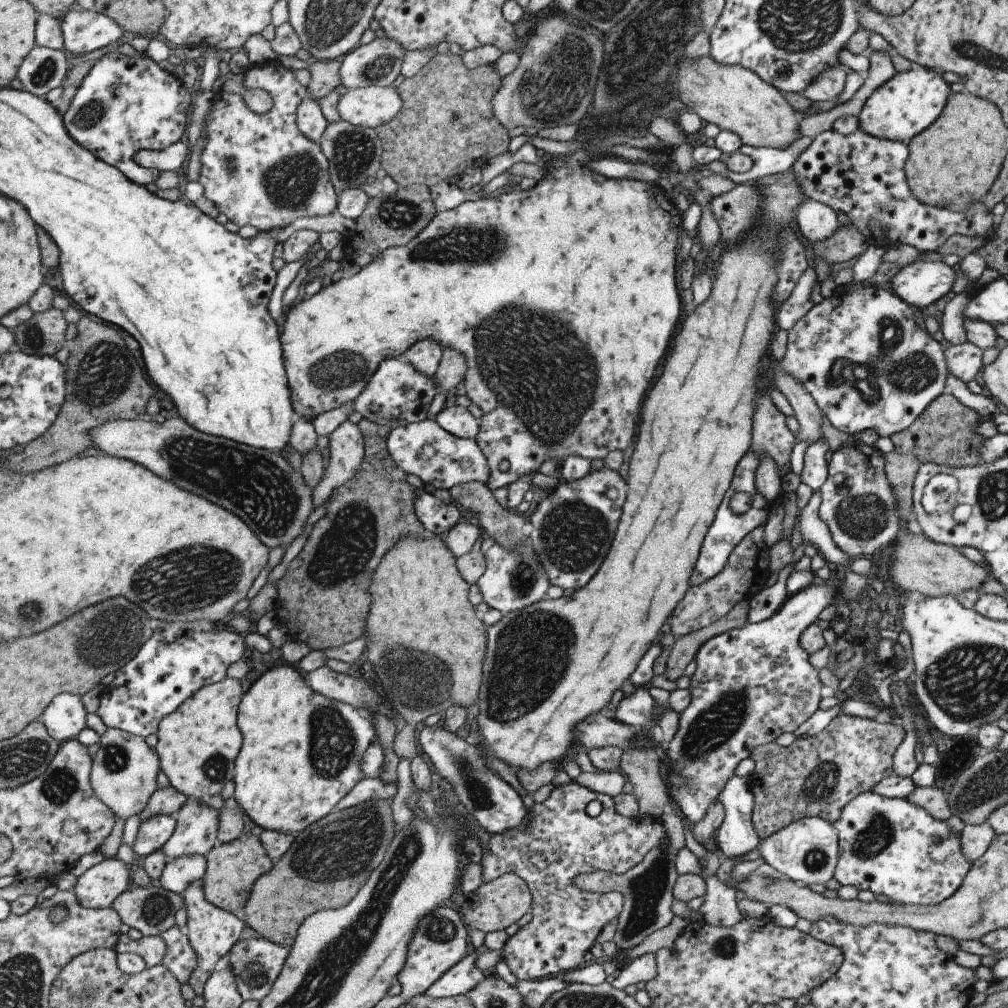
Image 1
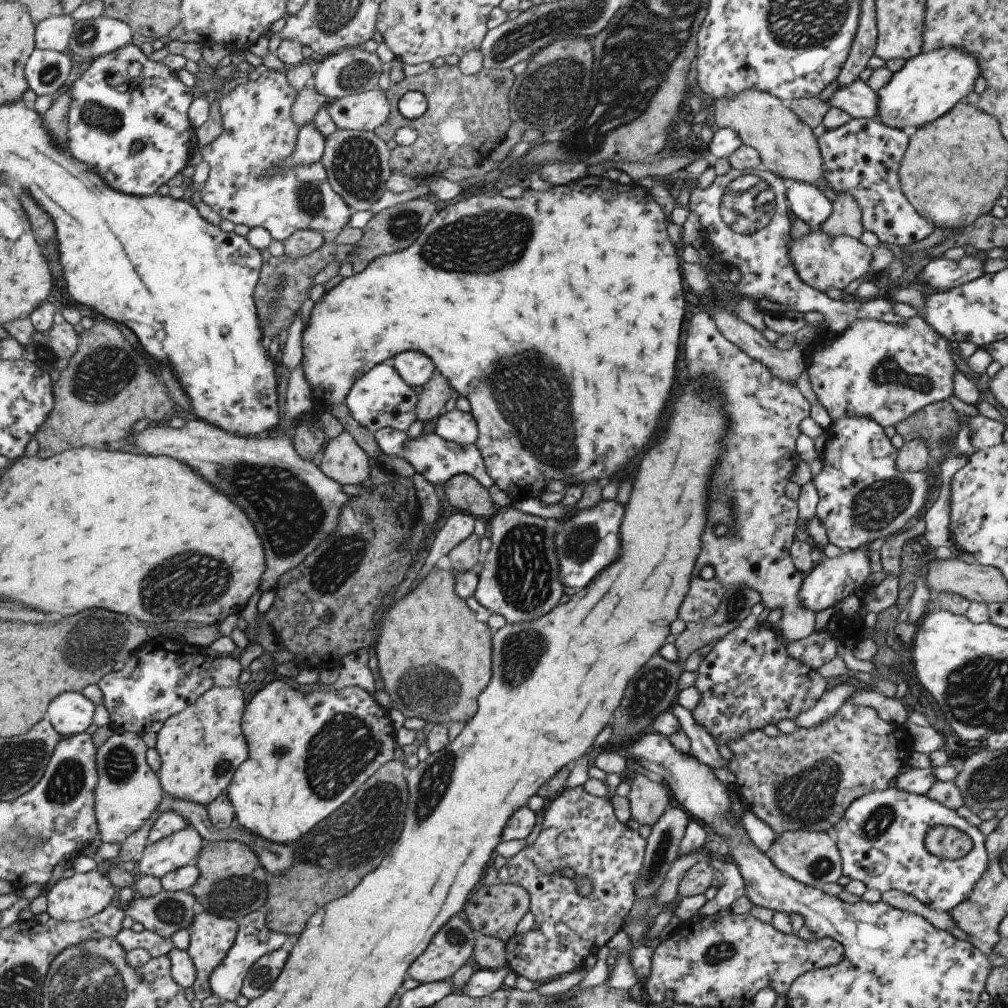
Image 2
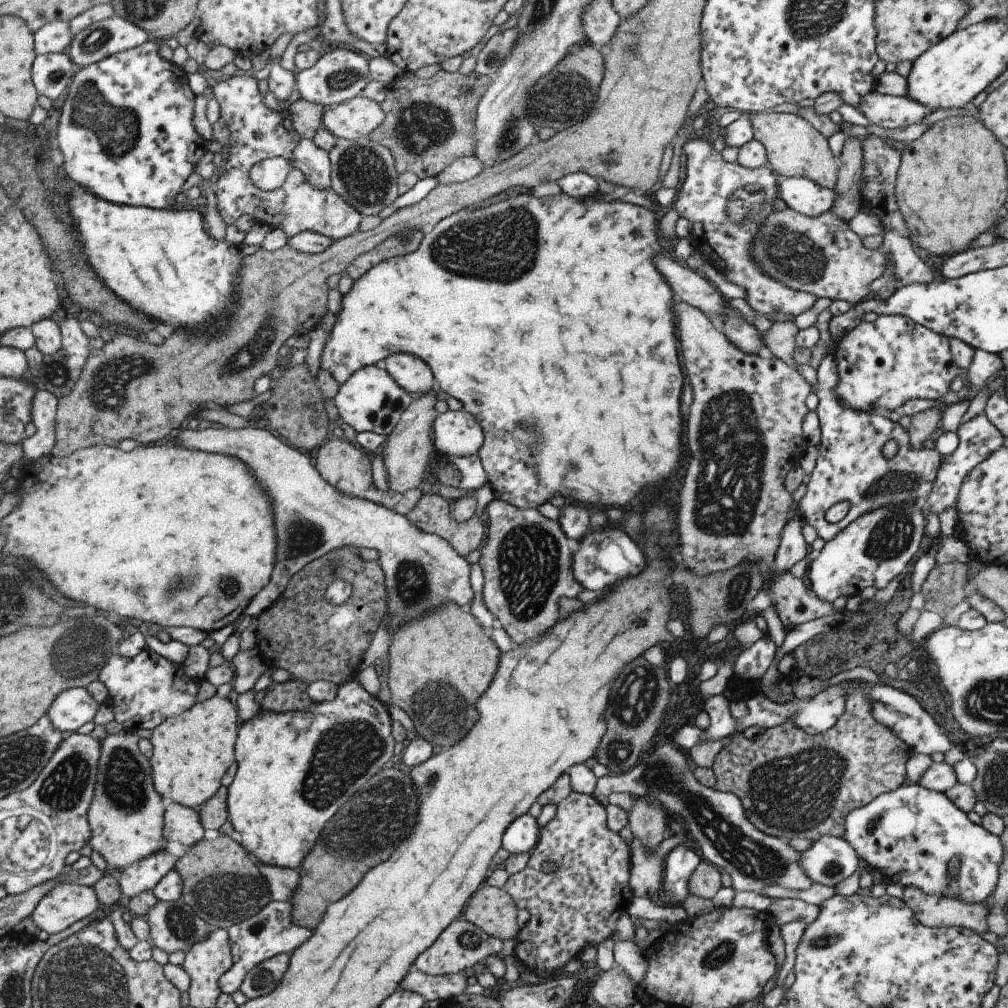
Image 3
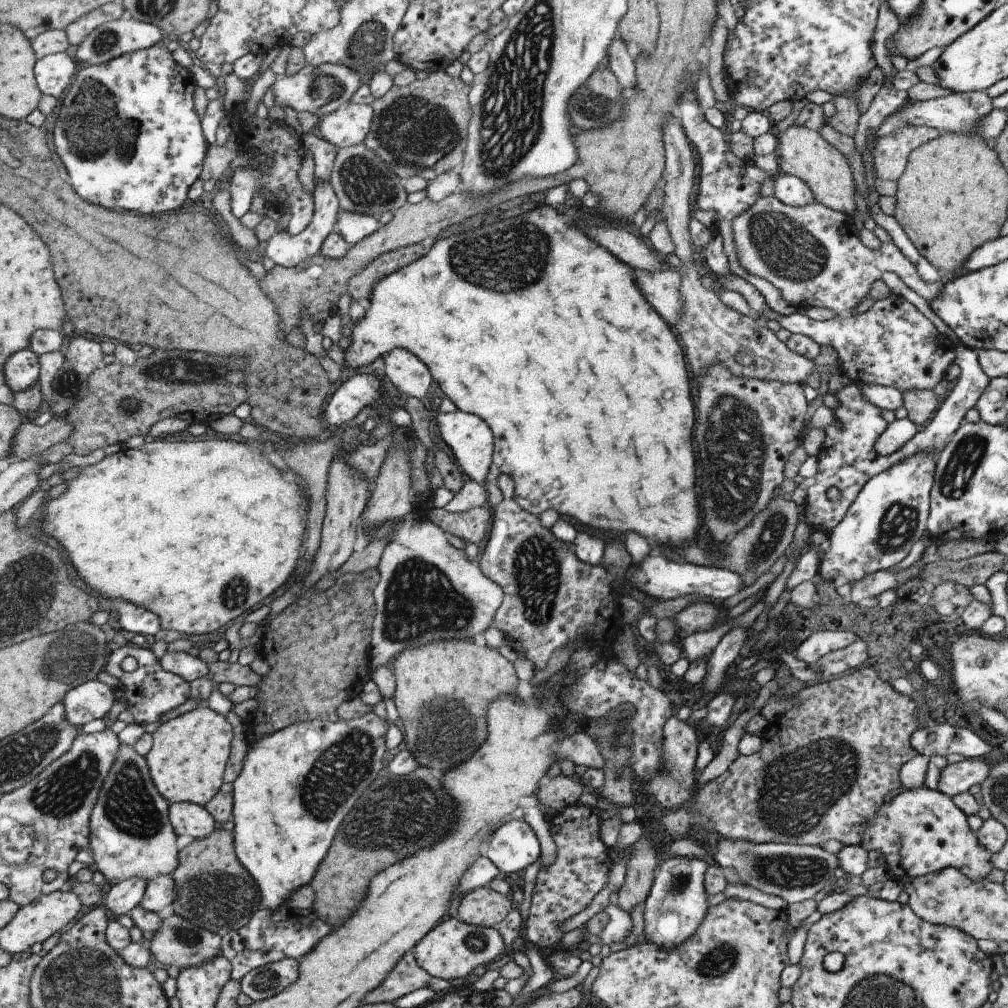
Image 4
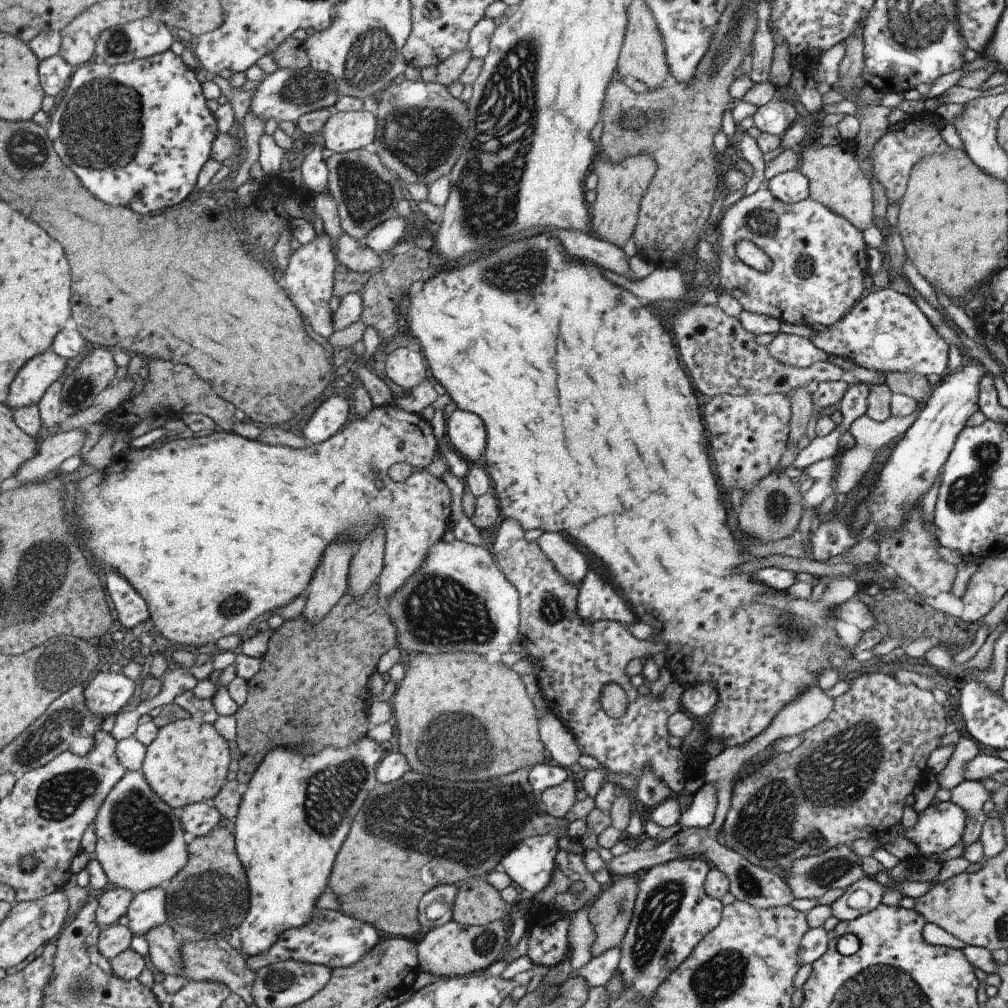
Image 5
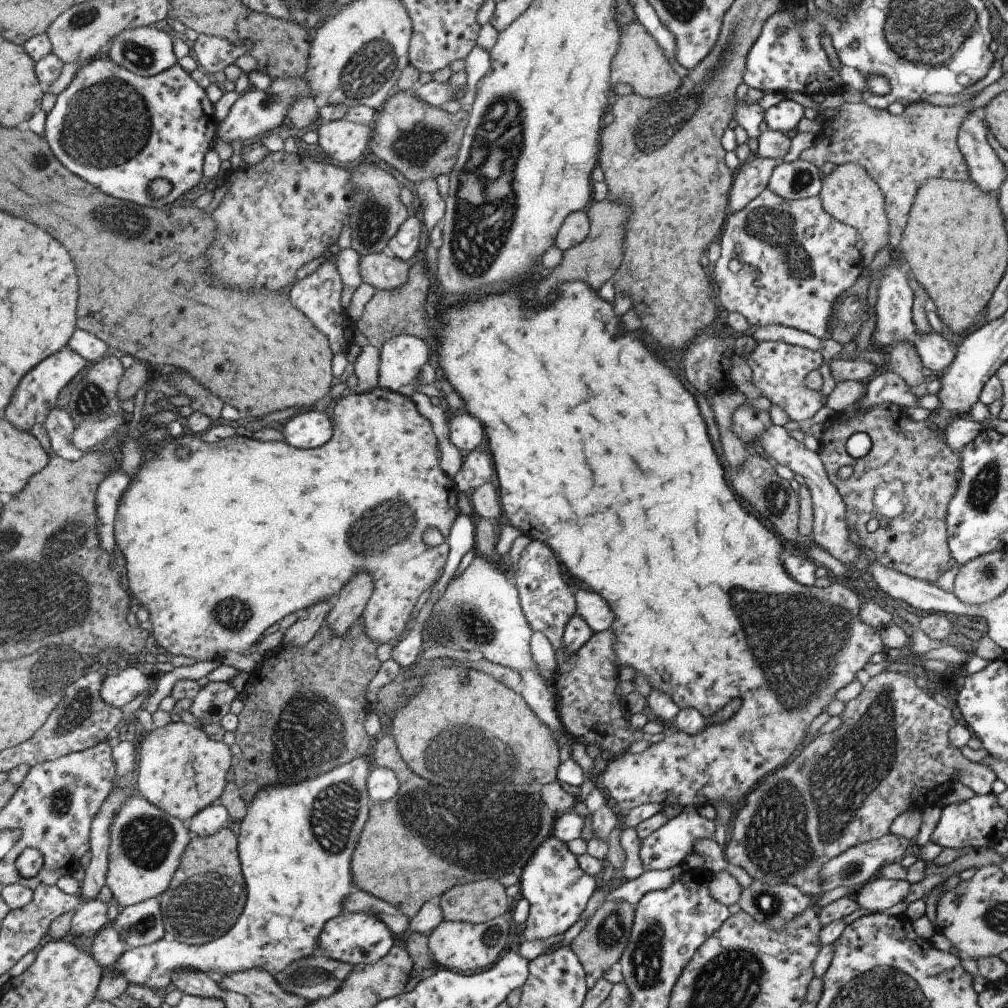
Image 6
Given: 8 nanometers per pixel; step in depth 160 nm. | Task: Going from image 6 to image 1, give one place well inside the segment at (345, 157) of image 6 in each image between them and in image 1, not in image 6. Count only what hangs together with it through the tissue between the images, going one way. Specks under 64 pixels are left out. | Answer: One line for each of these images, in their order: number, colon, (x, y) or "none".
1: (371, 106)
2: (365, 110)
3: (357, 117)
4: (347, 125)
5: (344, 131)

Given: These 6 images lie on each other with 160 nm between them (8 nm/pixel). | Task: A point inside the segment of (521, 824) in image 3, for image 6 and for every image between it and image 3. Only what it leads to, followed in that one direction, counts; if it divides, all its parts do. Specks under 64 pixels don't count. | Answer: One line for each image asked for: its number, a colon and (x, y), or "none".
4: (513, 846)
5: (529, 863)
6: (556, 889)

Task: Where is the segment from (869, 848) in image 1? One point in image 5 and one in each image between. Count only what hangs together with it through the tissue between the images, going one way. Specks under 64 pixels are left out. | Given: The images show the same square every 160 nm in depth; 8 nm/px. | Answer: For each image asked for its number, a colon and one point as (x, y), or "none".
2: (879, 837)
3: (909, 834)
4: (918, 831)
5: (939, 826)

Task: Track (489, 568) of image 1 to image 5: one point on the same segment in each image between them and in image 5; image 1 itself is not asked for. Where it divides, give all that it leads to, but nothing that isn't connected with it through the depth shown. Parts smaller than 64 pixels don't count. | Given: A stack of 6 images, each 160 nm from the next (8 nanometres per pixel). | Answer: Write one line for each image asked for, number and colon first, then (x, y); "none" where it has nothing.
2: (518, 579)
3: (525, 562)
4: (549, 597)
5: (572, 660)

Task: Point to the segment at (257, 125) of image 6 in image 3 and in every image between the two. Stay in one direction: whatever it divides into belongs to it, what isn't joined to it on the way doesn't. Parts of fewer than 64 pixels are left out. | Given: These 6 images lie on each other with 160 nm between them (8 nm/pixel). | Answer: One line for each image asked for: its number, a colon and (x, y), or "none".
3: (339, 74)
4: (319, 90)
5: (287, 94)

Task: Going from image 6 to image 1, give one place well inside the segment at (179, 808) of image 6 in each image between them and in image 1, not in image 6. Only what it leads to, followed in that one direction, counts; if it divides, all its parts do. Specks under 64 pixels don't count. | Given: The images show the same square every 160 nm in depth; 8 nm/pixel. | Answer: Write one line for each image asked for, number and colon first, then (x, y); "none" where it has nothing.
1: (198, 744)
2: (202, 747)
3: (192, 752)
4: (190, 752)
5: (188, 763)

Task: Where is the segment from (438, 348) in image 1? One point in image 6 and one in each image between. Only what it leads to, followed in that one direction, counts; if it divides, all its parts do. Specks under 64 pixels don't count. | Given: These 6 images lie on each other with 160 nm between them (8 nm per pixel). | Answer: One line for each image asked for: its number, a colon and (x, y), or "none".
2: (415, 369)
3: (413, 375)
4: (405, 373)
5: (403, 366)
6: (399, 360)

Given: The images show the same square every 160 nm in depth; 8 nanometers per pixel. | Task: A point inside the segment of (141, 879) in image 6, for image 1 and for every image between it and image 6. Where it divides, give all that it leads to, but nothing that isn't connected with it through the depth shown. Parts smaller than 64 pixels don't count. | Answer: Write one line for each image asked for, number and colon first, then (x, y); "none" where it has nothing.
1: (126, 769)
2: (129, 792)
3: (128, 819)
4: (132, 836)
5: (139, 843)

